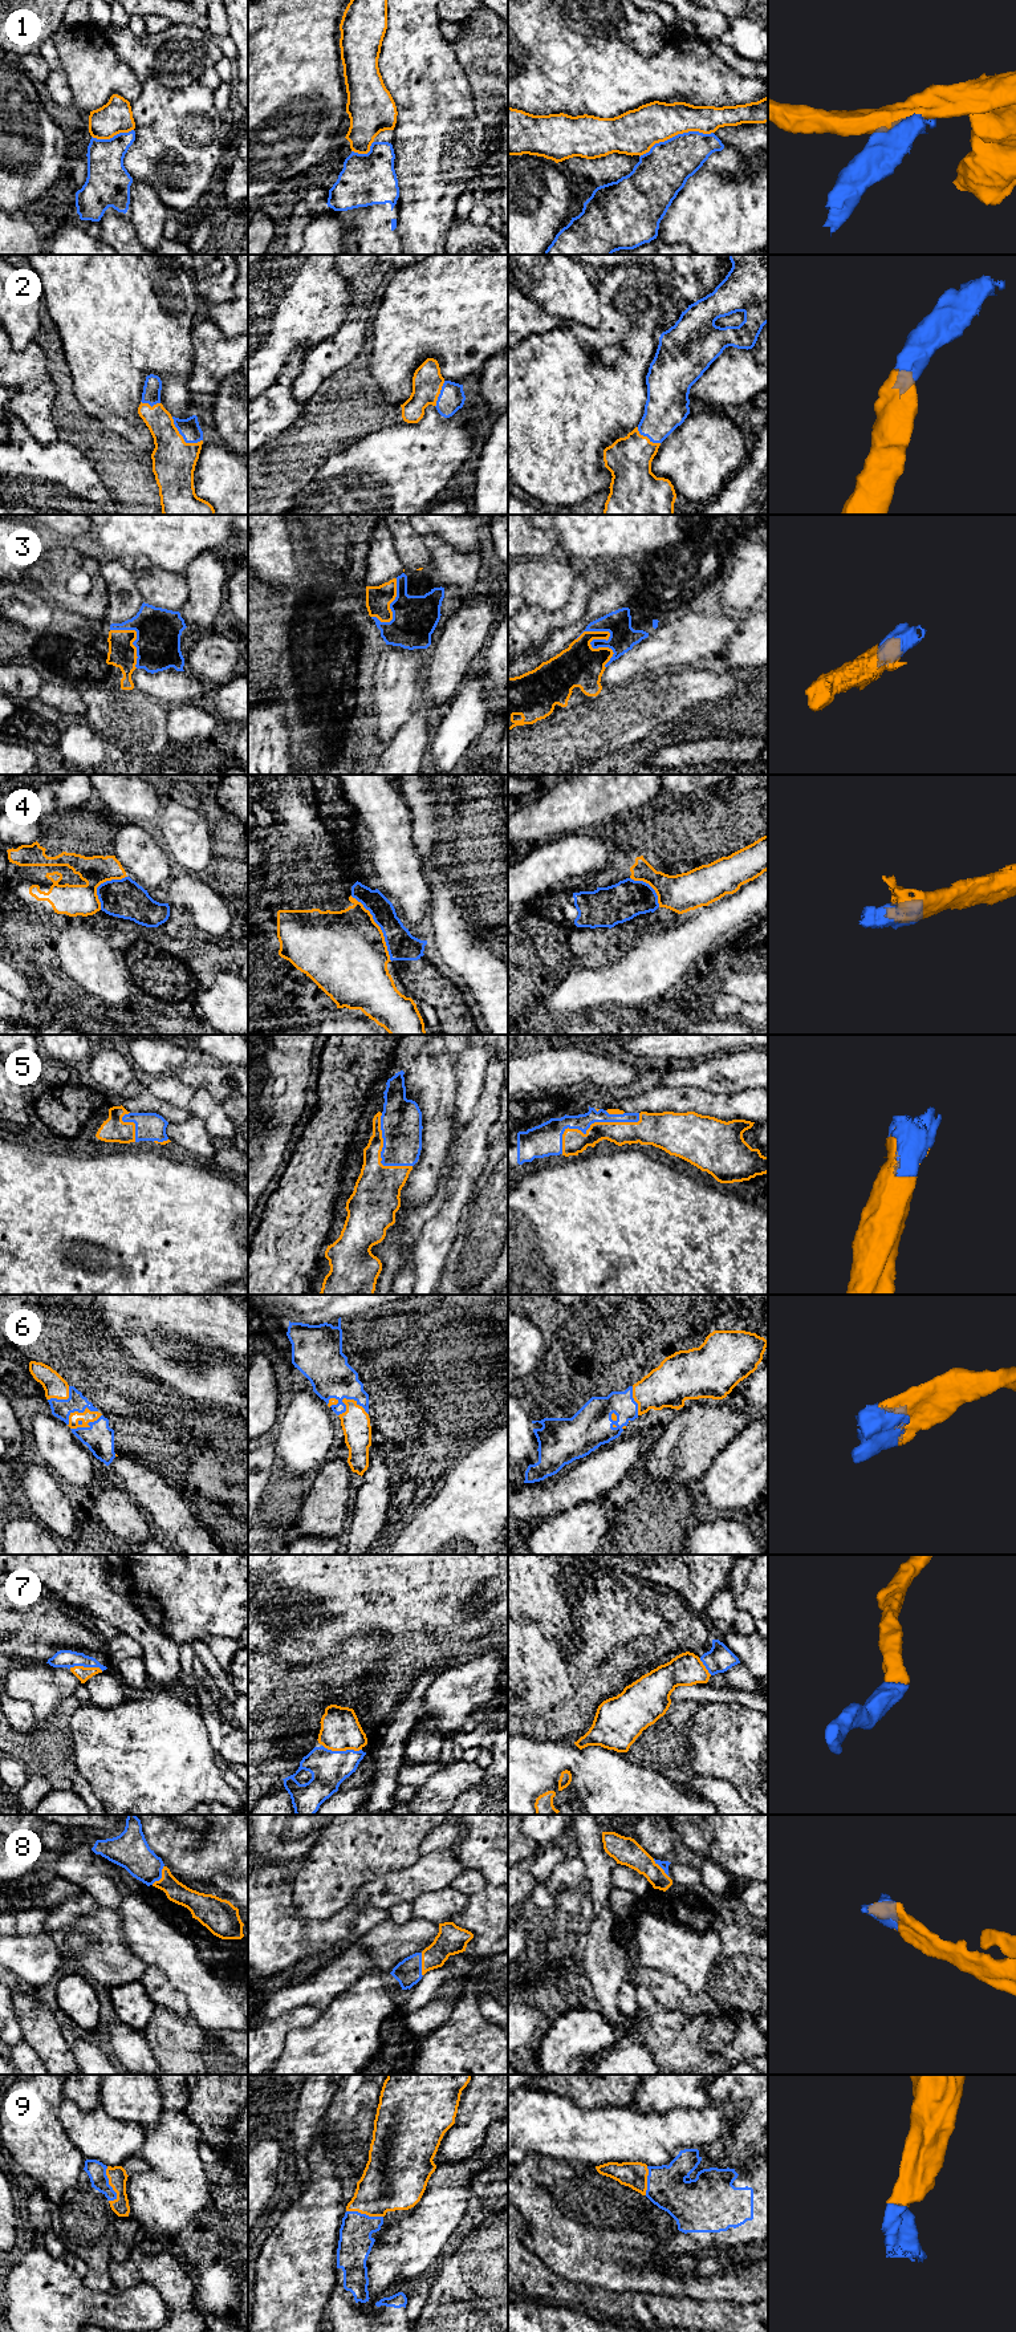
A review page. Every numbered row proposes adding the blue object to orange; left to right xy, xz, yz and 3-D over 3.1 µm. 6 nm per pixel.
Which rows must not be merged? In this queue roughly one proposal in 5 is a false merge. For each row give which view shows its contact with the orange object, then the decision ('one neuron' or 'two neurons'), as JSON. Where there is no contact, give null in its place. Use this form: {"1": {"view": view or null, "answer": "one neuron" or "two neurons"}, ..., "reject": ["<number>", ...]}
{"1": {"view": "yz", "answer": "two neurons"}, "2": {"view": "xy", "answer": "one neuron"}, "3": {"view": "yz", "answer": "one neuron"}, "4": {"view": "xz", "answer": "two neurons"}, "5": {"view": "yz", "answer": "one neuron"}, "6": {"view": "xy", "answer": "one neuron"}, "7": {"view": "xz", "answer": "one neuron"}, "8": {"view": "xz", "answer": "one neuron"}, "9": {"view": "xy", "answer": "one neuron"}, "reject": ["1", "4"]}

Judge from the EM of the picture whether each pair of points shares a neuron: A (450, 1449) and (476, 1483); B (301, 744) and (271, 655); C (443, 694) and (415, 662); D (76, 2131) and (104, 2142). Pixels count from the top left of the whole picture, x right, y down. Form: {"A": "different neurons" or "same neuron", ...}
{"A": "different neurons", "B": "same neuron", "C": "different neurons", "D": "same neuron"}

